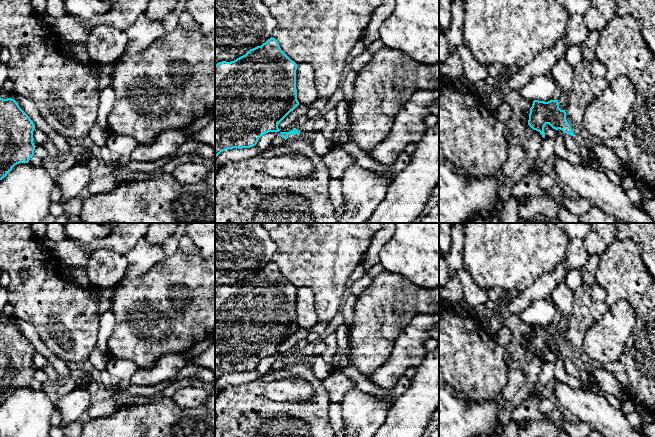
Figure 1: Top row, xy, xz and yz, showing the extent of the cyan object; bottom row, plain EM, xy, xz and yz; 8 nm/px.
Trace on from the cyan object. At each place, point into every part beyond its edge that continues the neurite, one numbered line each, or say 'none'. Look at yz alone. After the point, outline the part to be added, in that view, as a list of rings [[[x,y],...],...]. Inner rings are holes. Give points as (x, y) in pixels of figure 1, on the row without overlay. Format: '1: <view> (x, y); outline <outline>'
none

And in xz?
1: xz (309, 360); outline [[[314,355],[306,356],[303,359],[301,357],[299,358],[289,358],[286,364],[293,364],[293,363],[299,363],[301,360],[309,364],[311,367],[313,366],[314,363]]]

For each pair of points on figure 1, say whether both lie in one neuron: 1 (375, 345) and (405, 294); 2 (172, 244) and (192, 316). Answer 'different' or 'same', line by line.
1: same
2: different

